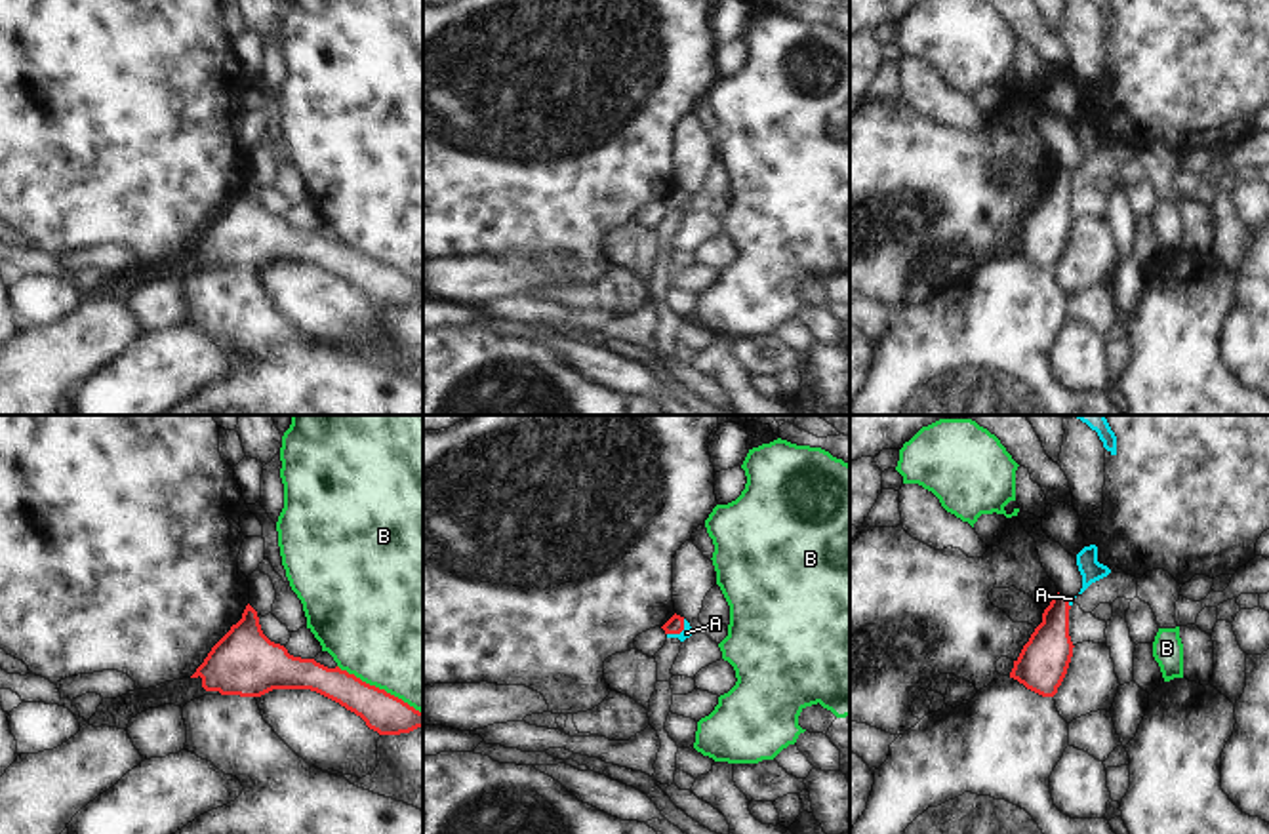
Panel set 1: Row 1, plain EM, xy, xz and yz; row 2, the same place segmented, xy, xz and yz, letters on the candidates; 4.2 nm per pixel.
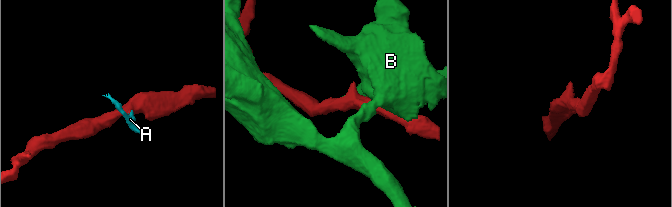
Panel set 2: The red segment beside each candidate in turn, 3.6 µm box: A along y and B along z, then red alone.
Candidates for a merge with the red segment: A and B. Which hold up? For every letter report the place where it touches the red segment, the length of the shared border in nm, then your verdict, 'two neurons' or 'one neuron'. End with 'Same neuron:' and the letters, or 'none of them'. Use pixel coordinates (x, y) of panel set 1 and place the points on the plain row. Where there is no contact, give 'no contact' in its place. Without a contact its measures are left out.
A: xz (679, 206) | 100 nm | one neuron
B: xy (378, 261) | 420 nm | two neurons
Same neuron: A

